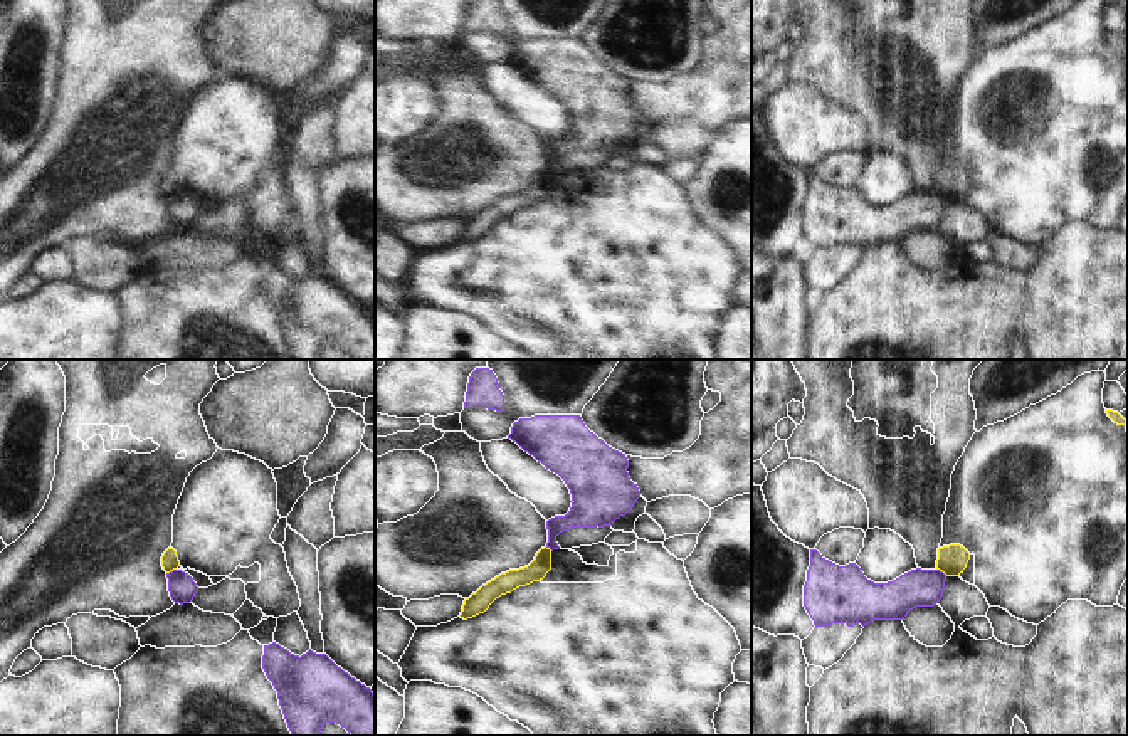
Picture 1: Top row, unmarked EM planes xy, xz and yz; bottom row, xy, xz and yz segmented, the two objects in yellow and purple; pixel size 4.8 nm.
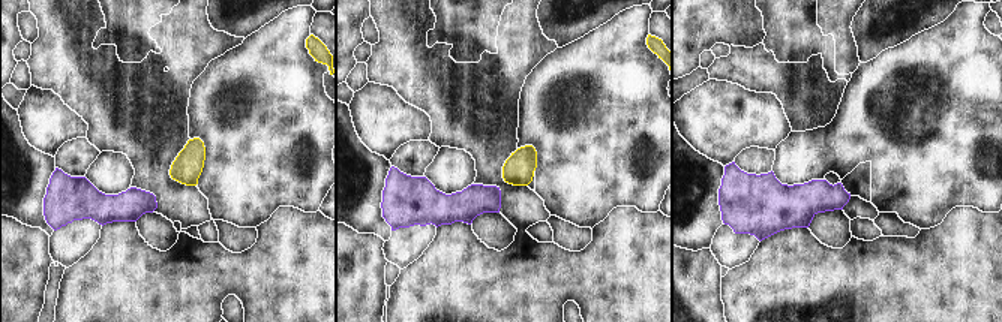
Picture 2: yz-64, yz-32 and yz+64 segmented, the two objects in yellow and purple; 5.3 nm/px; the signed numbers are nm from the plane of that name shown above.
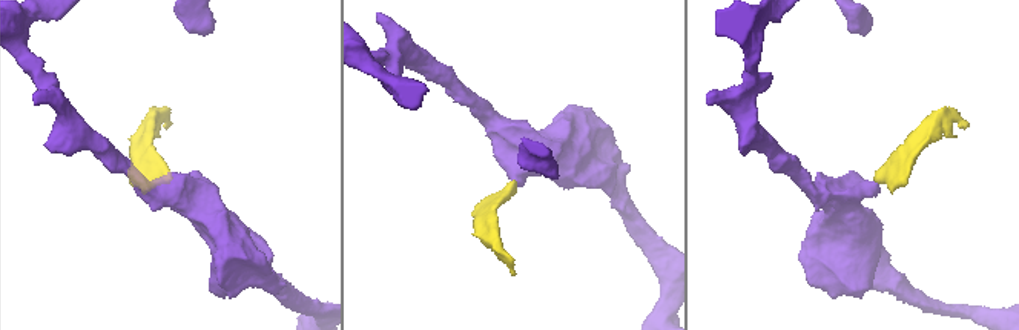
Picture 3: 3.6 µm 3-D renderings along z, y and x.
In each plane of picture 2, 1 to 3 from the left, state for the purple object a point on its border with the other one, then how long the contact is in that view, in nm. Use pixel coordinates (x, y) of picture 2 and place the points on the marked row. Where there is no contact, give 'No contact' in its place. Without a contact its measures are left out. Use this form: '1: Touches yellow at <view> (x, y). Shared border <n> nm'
1: No contact
2: No contact
3: No contact

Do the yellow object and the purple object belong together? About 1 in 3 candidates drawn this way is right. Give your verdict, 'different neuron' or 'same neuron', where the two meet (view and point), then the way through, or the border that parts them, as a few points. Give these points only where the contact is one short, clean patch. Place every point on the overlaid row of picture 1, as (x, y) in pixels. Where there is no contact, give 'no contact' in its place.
different neuron | yz (942, 570) | along yz (937, 568), (947, 575)

